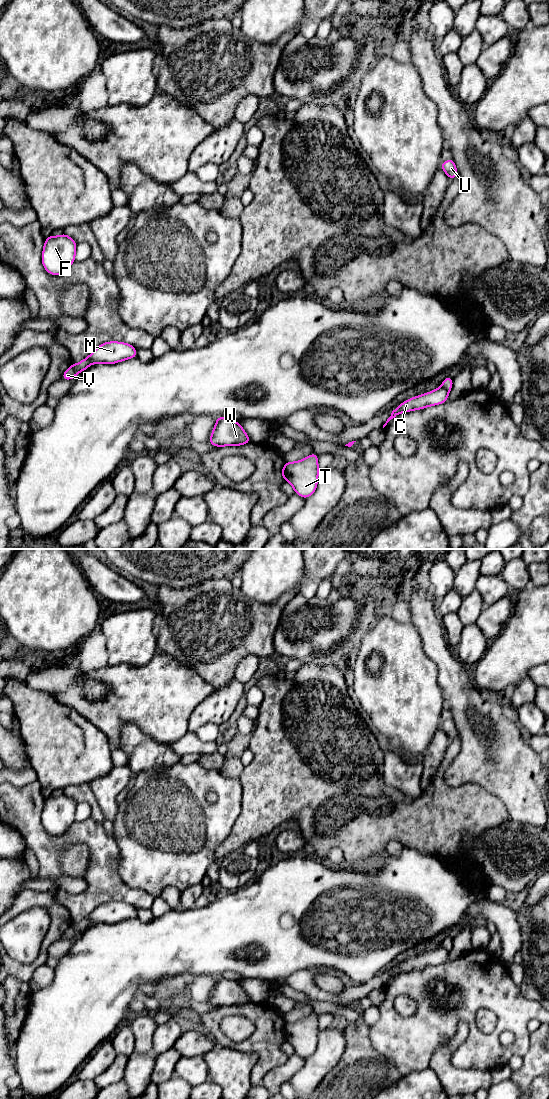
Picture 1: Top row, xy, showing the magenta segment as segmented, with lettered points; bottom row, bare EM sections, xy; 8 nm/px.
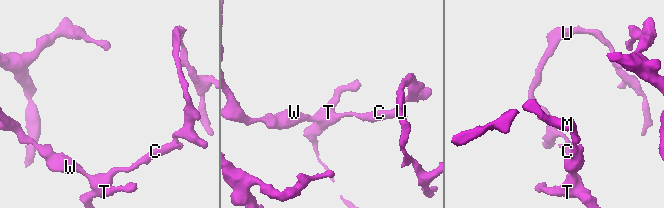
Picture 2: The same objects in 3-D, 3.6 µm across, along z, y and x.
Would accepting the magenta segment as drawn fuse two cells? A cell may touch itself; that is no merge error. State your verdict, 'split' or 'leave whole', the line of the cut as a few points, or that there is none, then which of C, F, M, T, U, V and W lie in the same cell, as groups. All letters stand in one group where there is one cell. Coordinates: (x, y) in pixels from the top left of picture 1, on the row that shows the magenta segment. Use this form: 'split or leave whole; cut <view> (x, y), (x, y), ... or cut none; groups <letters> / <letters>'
split; cut xy (441, 385), (448, 391); groups C F M T V W / U

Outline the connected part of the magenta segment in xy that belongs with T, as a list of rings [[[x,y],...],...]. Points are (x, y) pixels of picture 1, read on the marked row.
[[[313,452],[308,457],[296,461],[286,462],[283,466],[281,476],[287,480],[294,489],[294,493],[303,499],[311,496],[318,485],[318,455]]]

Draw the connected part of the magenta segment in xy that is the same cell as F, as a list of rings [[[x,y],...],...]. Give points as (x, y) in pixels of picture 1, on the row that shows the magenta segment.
[[[64,232],[60,236],[49,236],[45,239],[42,251],[42,265],[54,276],[64,274],[75,262],[77,242]]]

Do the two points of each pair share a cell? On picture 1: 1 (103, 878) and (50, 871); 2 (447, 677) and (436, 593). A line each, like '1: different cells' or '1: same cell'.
1: same cell
2: different cells

